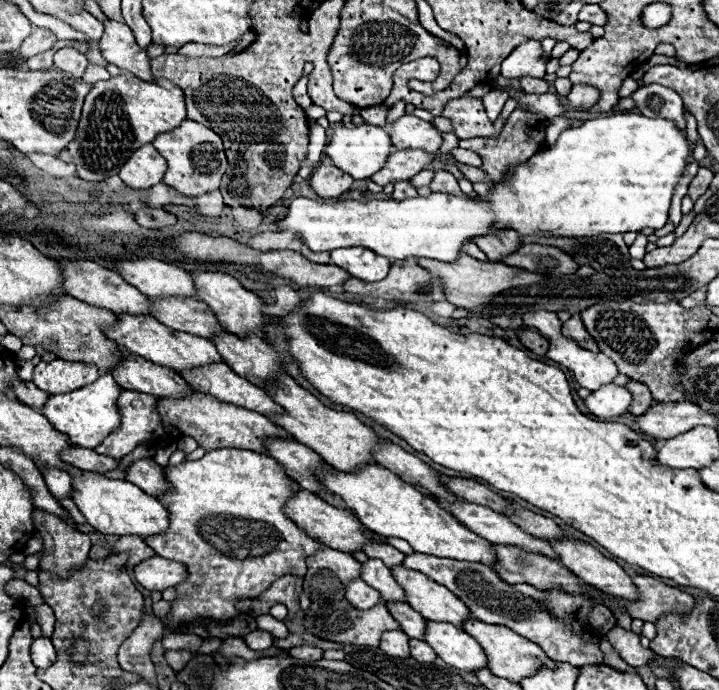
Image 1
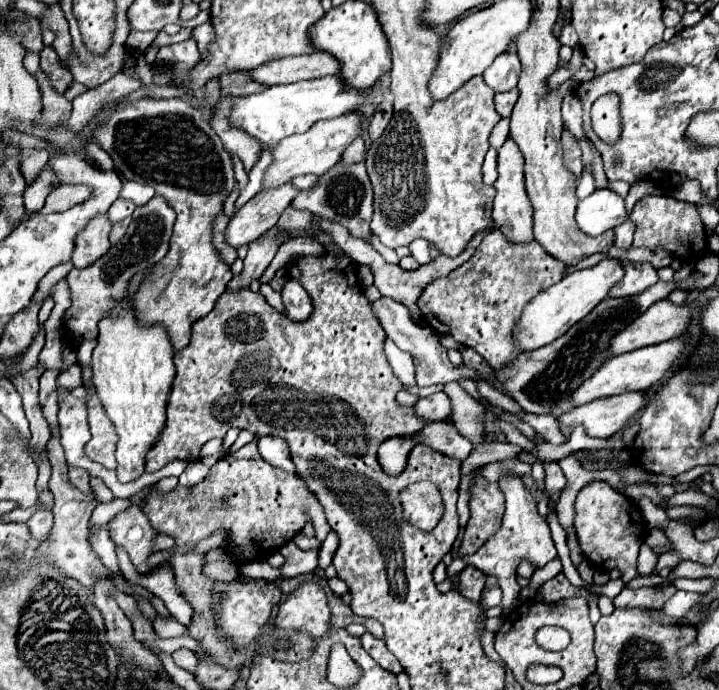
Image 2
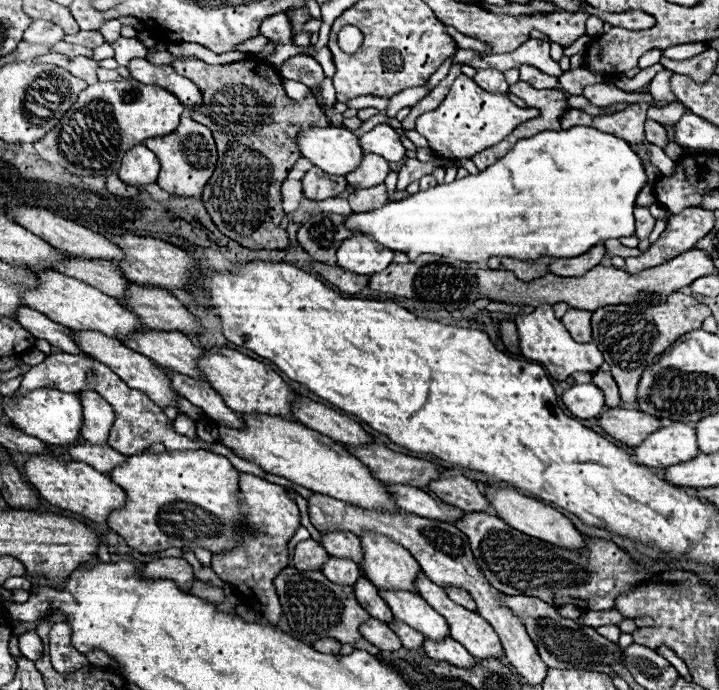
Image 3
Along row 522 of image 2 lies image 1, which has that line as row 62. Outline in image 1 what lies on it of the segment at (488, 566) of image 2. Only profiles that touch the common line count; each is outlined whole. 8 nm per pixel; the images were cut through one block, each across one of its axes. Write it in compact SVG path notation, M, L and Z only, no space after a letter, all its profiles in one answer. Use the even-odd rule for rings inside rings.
M528 40L512 50L512 54L500 64L500 74L504 78L544 78L546 58L542 56L542 44L538 40Z

